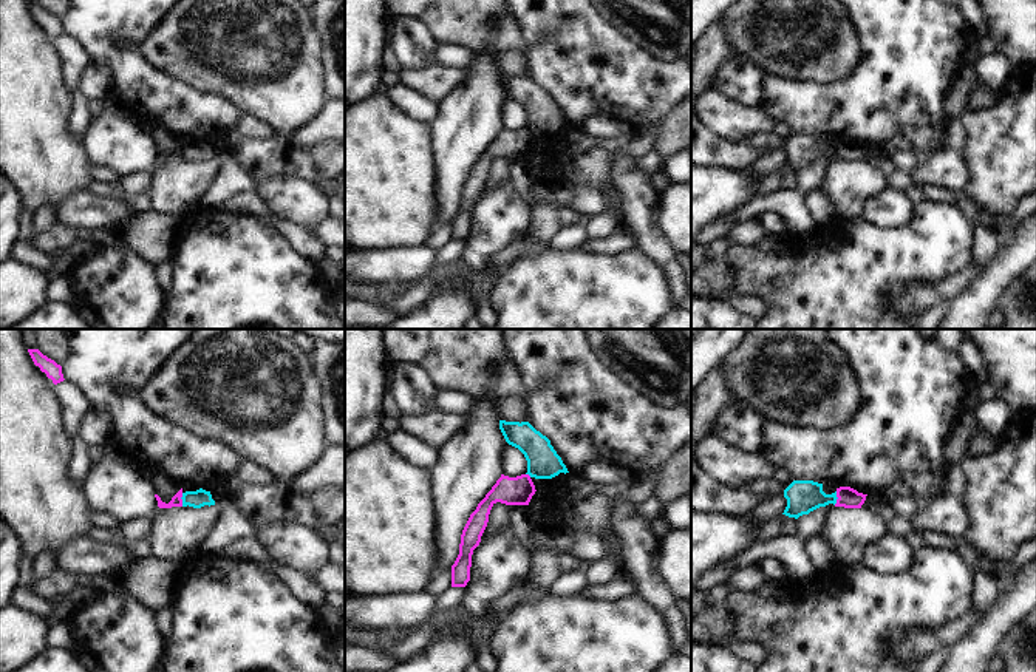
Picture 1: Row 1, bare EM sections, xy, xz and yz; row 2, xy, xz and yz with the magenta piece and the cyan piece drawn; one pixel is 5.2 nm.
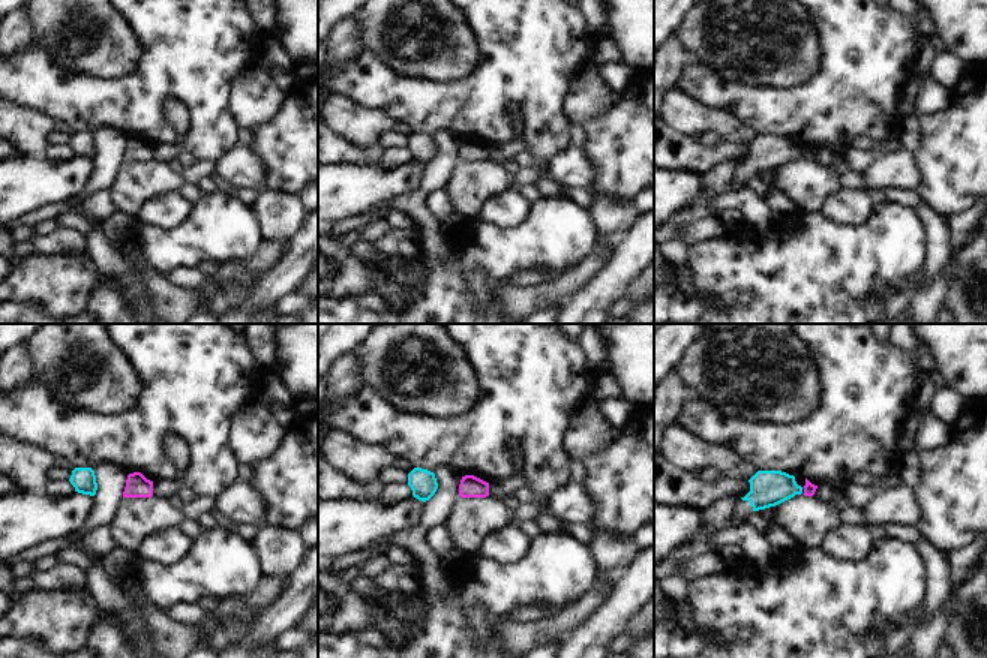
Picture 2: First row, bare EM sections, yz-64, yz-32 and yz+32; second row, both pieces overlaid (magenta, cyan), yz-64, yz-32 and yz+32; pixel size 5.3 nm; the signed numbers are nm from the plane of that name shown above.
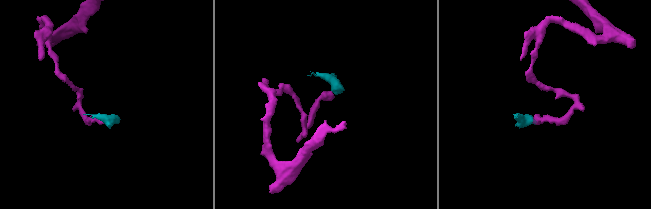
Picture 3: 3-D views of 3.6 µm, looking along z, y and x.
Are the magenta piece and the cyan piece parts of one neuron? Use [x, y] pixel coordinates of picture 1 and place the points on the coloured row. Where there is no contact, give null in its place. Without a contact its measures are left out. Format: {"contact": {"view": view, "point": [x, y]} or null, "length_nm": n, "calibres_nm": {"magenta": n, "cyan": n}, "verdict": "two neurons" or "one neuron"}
{"contact": {"view": "xy", "point": [181, 499]}, "length_nm": 70, "calibres_nm": {"magenta": 60, "cyan": 90}, "verdict": "two neurons"}

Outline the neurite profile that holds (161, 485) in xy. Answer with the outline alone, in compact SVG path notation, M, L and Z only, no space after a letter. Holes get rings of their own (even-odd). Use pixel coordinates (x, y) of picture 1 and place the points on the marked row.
M133 462L135 467L139 470L139 473L148 473L150 474L150 485L155 494L161 497L162 502L169 504L172 497L181 490L181 487L170 482L164 474L155 473L150 468L141 467L136 462Z

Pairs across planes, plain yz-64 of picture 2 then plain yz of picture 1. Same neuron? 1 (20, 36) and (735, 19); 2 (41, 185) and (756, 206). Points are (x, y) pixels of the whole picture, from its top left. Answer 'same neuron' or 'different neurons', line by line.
1: different neurons
2: different neurons

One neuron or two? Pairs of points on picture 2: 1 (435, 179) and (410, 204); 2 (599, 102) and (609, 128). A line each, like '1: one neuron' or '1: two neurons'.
1: one neuron
2: two neurons

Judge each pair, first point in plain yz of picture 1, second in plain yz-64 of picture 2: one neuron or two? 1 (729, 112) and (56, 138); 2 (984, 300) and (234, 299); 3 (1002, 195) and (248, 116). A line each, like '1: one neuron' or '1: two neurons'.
1: two neurons
2: two neurons
3: two neurons

